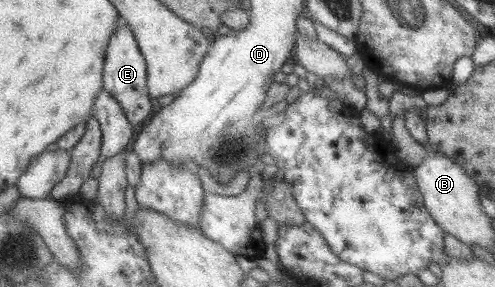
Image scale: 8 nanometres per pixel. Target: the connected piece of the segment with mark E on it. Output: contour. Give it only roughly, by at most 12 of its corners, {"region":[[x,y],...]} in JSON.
{"region":[[127,20],[109,42],[104,89],[131,124],[153,111],[148,61]]}

